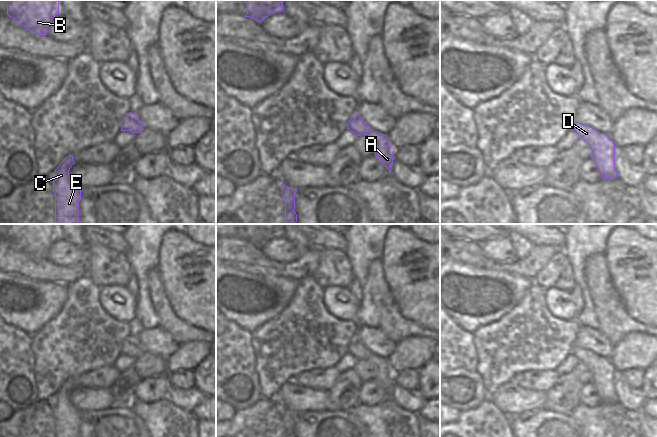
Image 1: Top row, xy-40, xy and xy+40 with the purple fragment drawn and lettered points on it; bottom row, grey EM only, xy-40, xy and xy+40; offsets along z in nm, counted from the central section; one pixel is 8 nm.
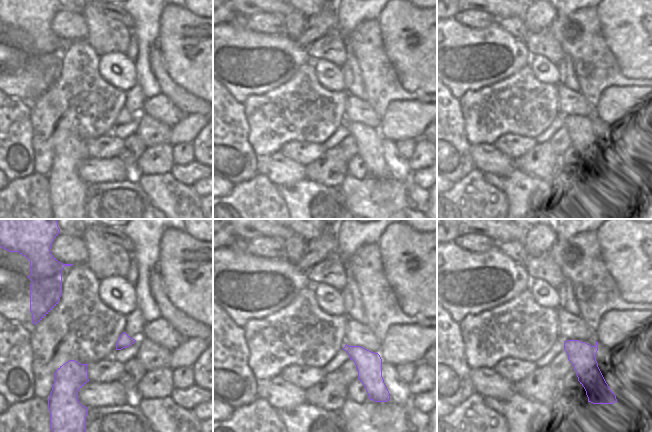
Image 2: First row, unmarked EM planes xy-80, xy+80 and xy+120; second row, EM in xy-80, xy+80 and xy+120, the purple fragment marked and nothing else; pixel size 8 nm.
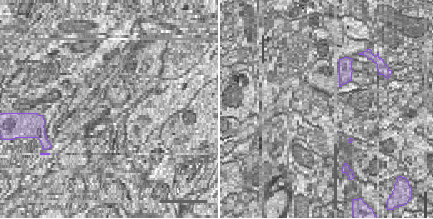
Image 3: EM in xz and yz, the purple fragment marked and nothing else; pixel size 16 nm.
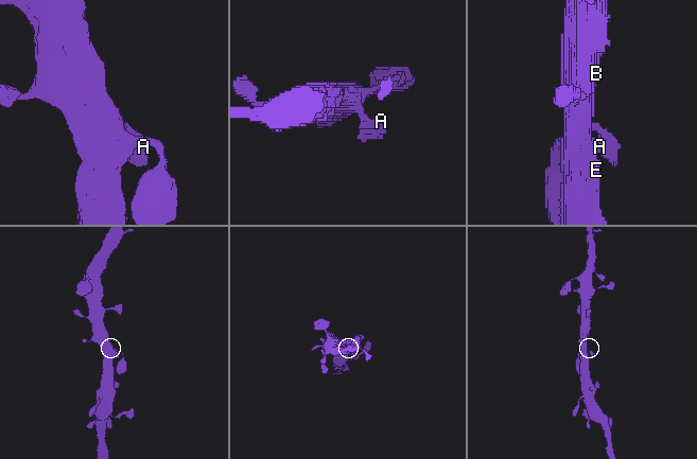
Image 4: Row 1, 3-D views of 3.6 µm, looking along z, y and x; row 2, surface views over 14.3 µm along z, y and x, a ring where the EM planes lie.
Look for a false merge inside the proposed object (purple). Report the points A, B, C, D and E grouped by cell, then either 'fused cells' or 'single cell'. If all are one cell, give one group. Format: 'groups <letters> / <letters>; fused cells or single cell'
groups A B C D E; single cell

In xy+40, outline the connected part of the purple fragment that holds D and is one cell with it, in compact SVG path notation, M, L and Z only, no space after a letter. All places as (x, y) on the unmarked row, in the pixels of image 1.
M576 345L573 346L571 353L579 360L579 363L584 364L589 368L593 376L591 382L595 386L602 402L616 402L615 368L610 360Z

